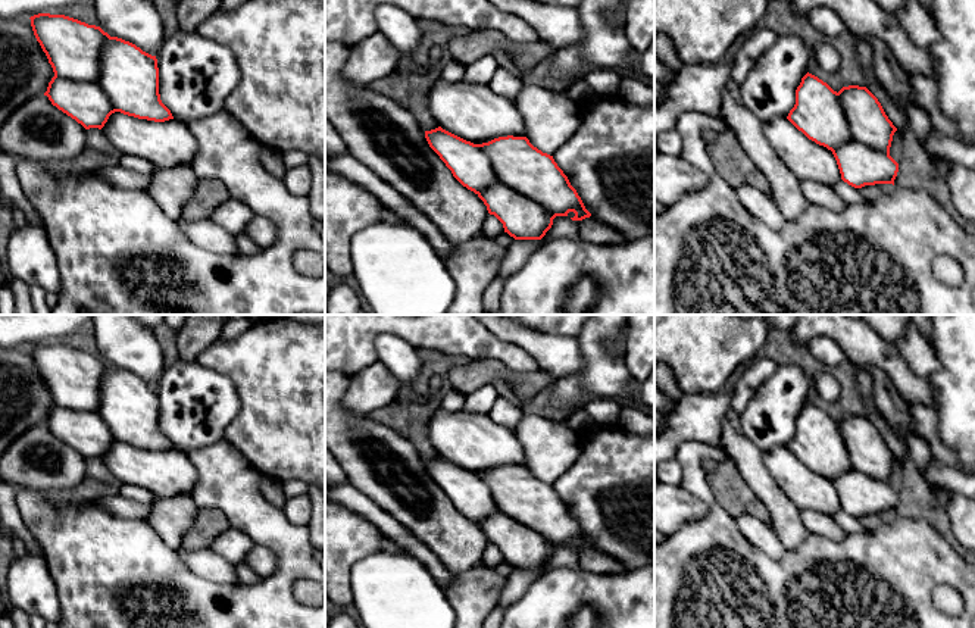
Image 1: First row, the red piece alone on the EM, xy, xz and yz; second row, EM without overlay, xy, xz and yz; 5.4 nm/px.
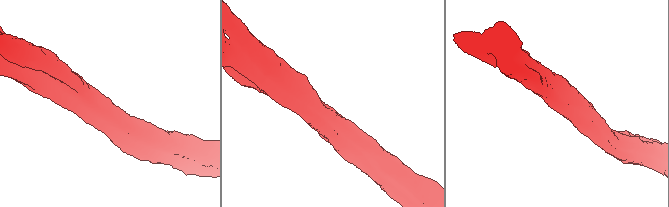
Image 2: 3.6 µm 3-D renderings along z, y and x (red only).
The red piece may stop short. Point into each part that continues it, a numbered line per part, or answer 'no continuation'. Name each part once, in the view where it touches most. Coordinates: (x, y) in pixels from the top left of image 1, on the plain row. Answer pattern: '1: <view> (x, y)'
1: xz (472, 441)

